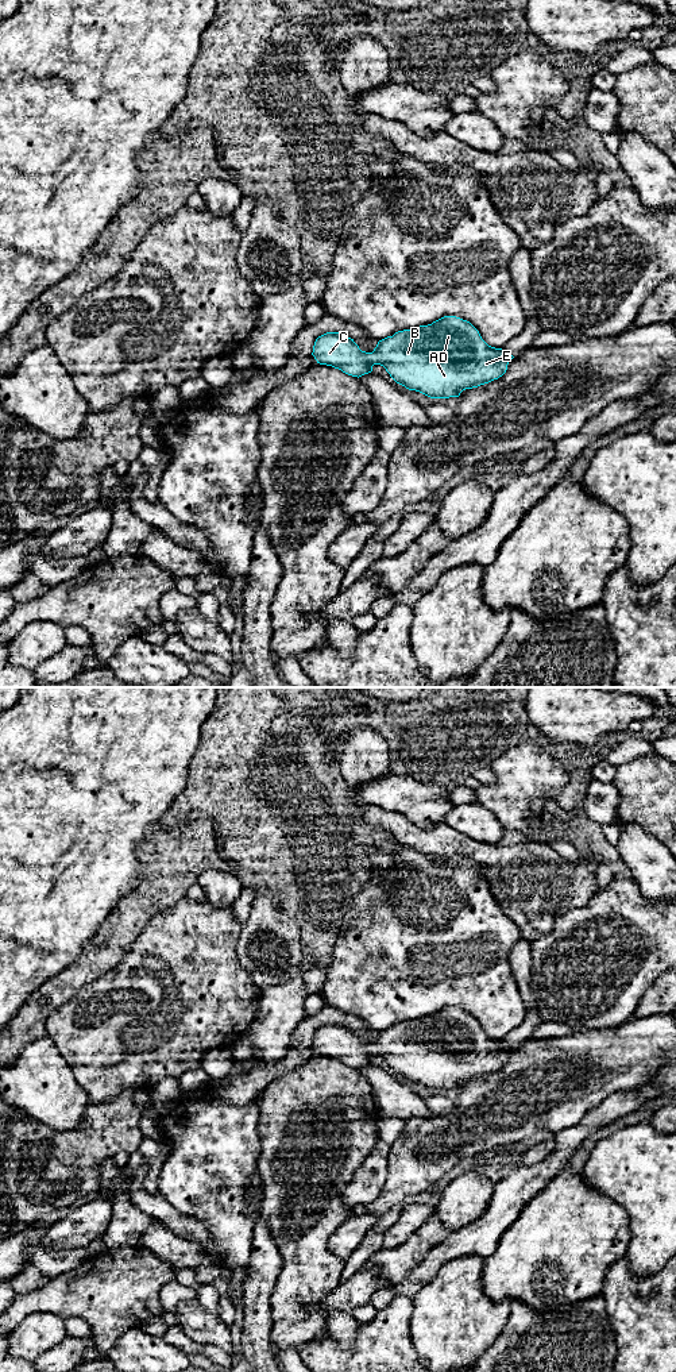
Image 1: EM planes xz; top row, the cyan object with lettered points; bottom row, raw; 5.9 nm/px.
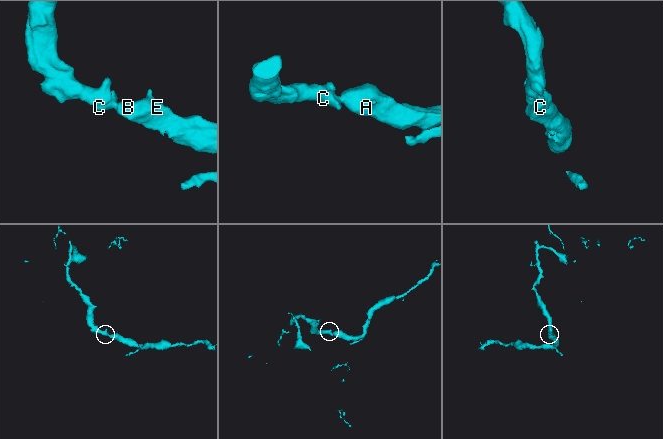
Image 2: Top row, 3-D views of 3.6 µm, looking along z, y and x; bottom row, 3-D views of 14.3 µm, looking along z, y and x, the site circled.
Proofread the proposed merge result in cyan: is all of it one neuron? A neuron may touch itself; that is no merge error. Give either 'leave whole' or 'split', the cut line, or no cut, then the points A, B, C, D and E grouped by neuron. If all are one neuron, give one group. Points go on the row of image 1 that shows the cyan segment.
leave whole | no cut | A B C D E

